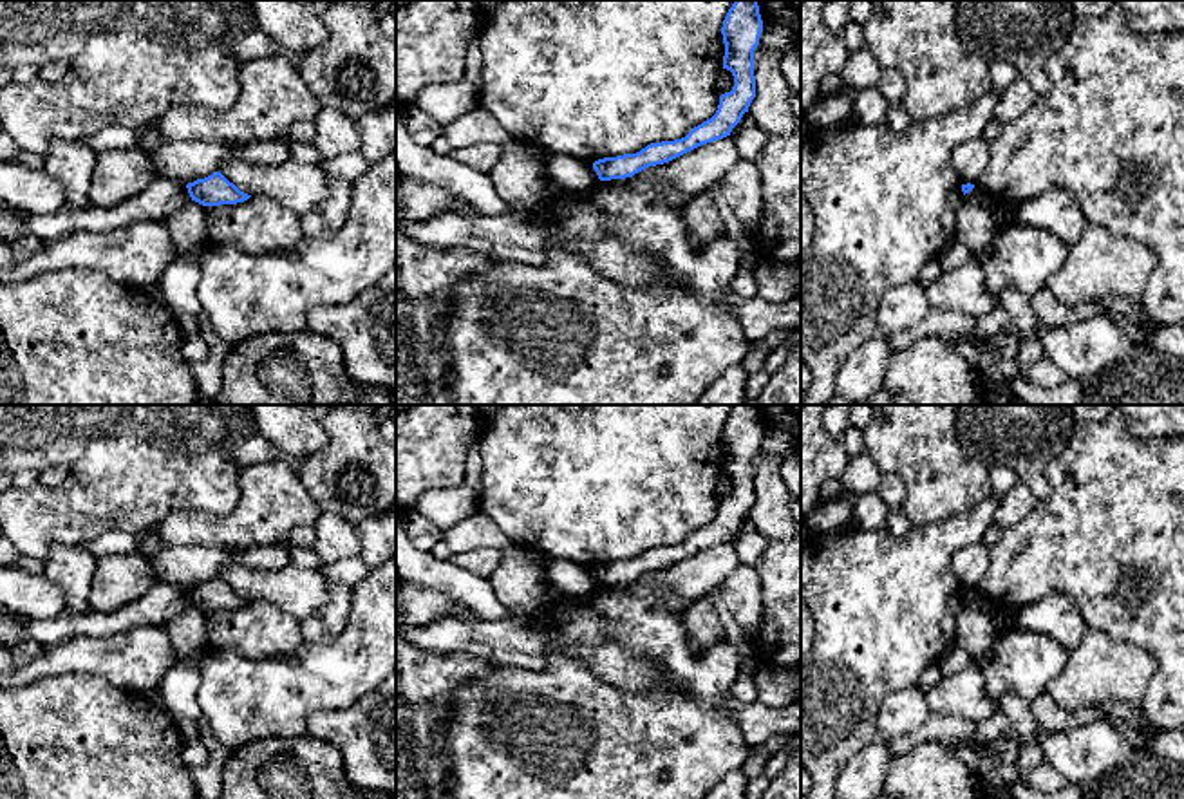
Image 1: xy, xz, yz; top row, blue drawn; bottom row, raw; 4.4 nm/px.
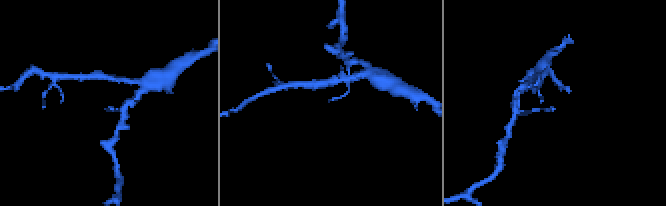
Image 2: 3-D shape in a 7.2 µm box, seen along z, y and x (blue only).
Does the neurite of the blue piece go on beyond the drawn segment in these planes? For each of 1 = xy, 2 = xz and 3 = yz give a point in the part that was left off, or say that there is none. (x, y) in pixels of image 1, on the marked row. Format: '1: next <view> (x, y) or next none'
1: next none
2: next none
3: next none

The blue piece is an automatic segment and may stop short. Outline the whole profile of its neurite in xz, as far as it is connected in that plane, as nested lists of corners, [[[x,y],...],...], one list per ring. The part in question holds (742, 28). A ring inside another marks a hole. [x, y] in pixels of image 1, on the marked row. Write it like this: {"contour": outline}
{"contour": [[[736,0],[721,27],[725,43],[723,69],[732,72],[734,87],[719,96],[716,114],[681,139],[651,143],[636,154],[595,161],[593,168],[598,179],[633,177],[649,166],[669,163],[701,145],[730,136],[756,98],[754,51],[759,45],[761,33],[763,20],[757,0]]]}

